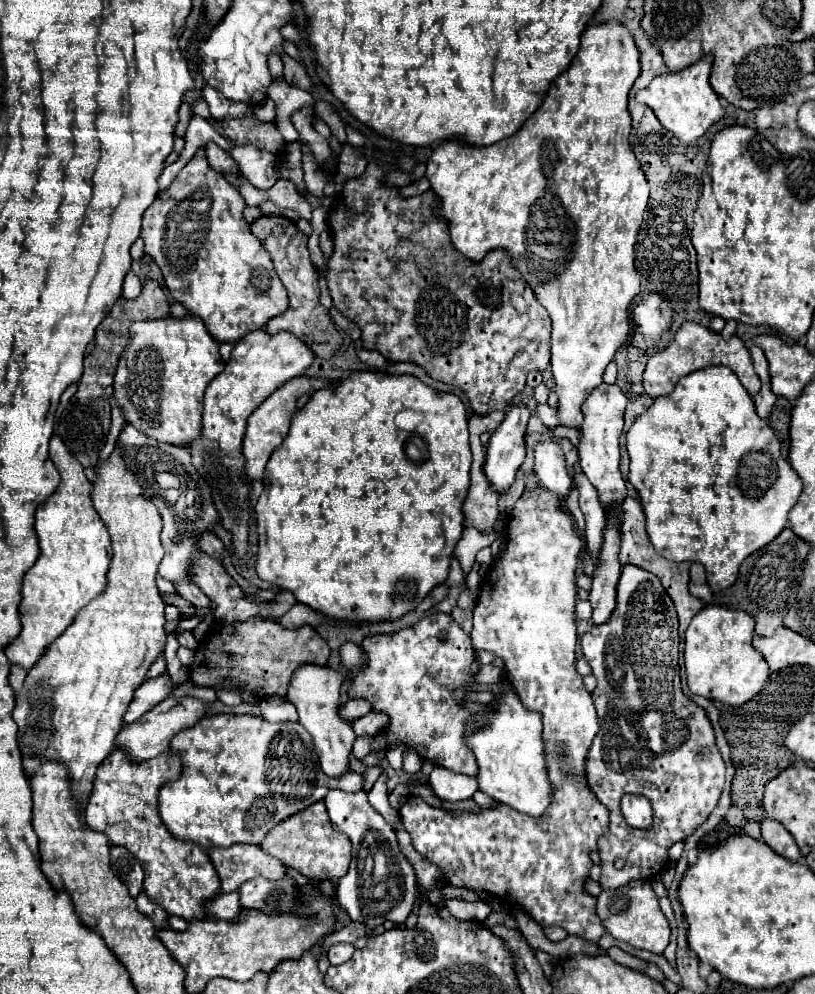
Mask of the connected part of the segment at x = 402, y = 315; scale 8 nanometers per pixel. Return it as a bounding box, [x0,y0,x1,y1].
[327,156,551,414]

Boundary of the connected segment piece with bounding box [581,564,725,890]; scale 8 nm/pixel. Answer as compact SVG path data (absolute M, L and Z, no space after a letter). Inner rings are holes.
M625 564L617 584L617 606L605 624L593 626L589 634L583 634L581 648L585 660L593 668L597 688L593 690L593 702L599 718L599 734L595 736L589 760L587 776L589 786L597 798L609 808L609 834L599 840L601 856L601 886L617 888L637 878L653 878L669 862L669 848L689 838L697 826L701 826L713 808L719 804L725 784L725 762L715 746L713 726L701 706L689 700L681 690L679 676L679 620L675 604L661 586L655 574L645 572L635 564ZM623 794L641 794L653 806L653 826L647 830L631 828L621 816L619 802Z

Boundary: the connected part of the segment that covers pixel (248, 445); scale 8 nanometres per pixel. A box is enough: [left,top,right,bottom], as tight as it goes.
[243,376,333,480]

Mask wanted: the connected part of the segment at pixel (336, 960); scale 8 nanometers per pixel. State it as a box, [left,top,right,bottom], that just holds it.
[327,944,355,966]

